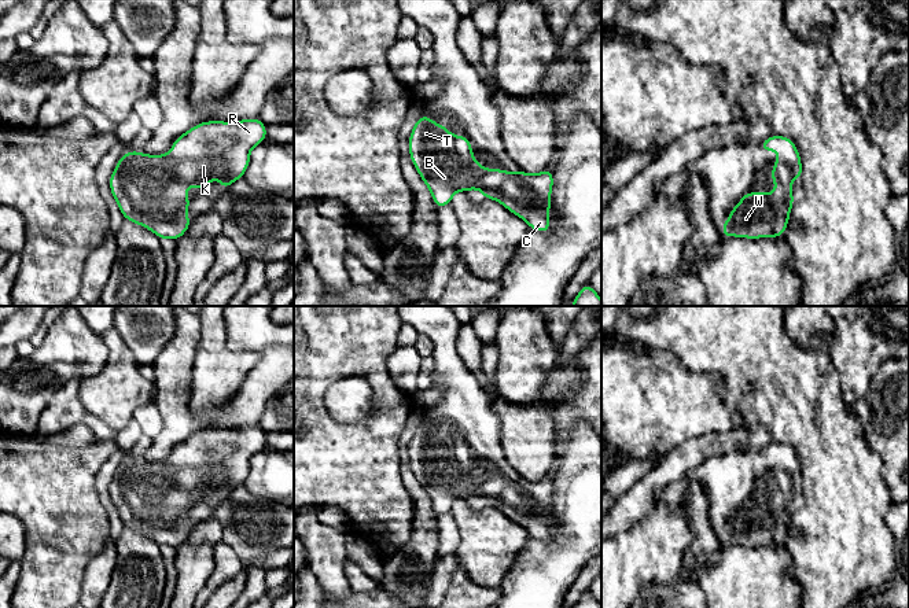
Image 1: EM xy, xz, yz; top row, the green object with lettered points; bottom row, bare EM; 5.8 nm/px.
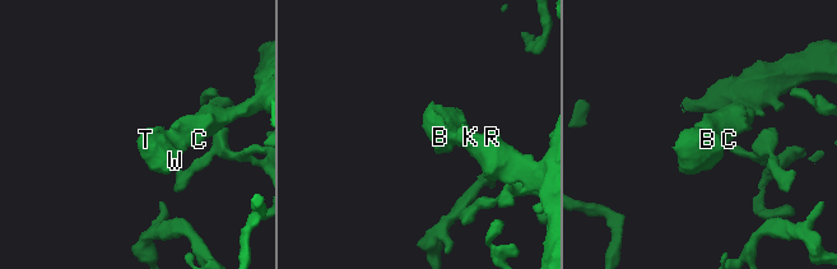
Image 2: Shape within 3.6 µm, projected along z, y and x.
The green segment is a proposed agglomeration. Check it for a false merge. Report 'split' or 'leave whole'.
leave whole

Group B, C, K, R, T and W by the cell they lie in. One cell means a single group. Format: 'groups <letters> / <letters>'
groups B C K R T W

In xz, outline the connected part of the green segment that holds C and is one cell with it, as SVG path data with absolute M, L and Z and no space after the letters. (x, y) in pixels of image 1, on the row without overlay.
M426 421L416 428L409 442L409 464L419 483L433 502L438 515L450 513L457 498L482 497L482 504L501 511L516 524L525 527L536 539L549 539L548 520L551 517L551 500L553 479L549 476L538 482L527 482L523 478L509 480L503 476L482 475L472 463L470 445L452 442L442 431L435 431Z

